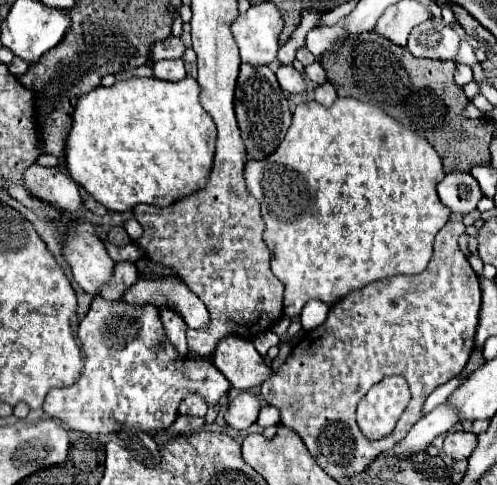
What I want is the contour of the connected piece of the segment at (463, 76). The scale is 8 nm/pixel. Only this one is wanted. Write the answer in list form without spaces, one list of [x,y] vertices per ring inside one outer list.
[[[458,64],[456,74],[454,74],[454,82],[460,84],[460,86],[464,86],[464,84],[468,84],[468,82],[472,82],[472,80],[474,80],[474,76],[472,76],[472,68],[466,66],[466,64]]]

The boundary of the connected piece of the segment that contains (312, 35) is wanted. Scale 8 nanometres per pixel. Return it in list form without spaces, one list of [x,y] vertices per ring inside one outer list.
[[[342,20],[332,26],[332,28],[314,28],[306,34],[306,48],[314,54],[314,56],[320,56],[322,50],[328,48],[328,44],[332,42],[332,38],[336,38],[338,34],[338,28],[342,26]]]

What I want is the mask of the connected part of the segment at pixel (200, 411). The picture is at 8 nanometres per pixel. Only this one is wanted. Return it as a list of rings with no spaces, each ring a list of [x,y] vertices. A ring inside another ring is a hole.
[[[188,394],[180,406],[178,406],[178,414],[190,414],[190,416],[204,416],[208,410],[206,400],[200,394]]]

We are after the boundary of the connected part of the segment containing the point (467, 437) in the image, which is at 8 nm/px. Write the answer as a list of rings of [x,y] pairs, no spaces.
[[[448,432],[444,438],[444,454],[452,460],[466,460],[476,448],[476,436],[470,432]]]

